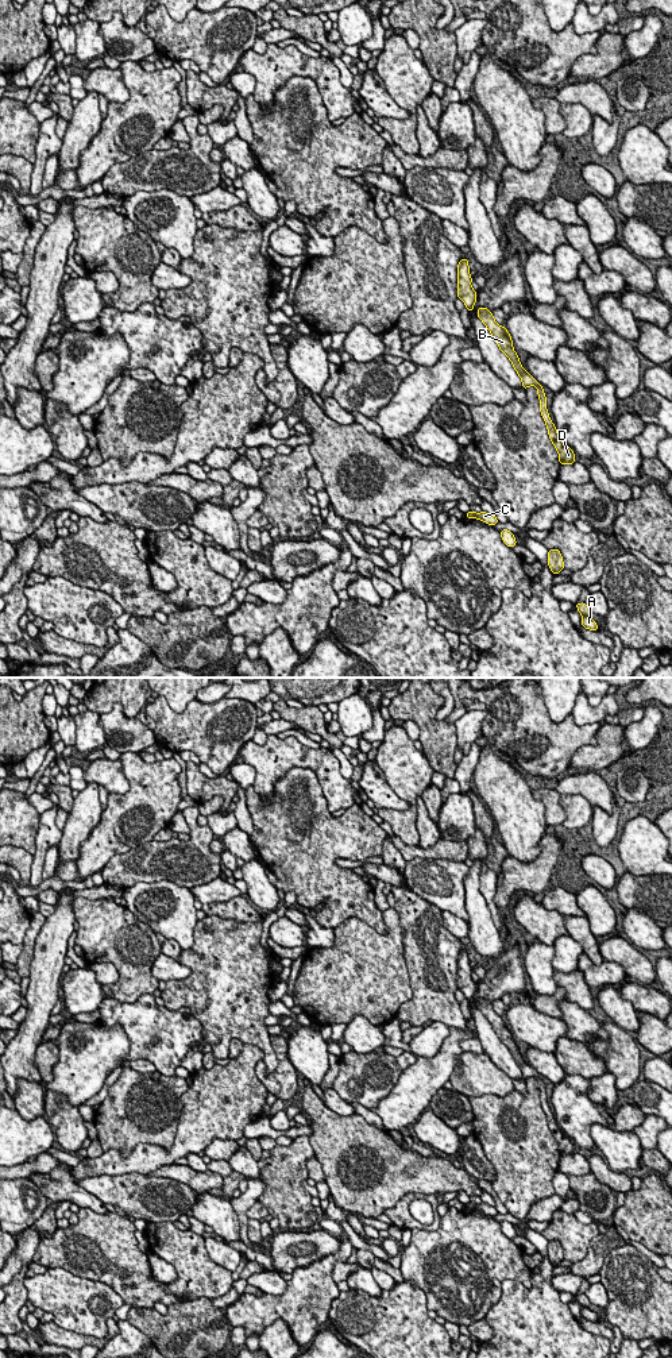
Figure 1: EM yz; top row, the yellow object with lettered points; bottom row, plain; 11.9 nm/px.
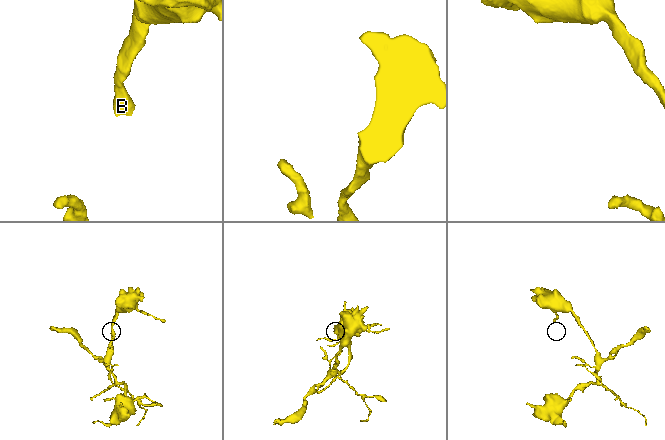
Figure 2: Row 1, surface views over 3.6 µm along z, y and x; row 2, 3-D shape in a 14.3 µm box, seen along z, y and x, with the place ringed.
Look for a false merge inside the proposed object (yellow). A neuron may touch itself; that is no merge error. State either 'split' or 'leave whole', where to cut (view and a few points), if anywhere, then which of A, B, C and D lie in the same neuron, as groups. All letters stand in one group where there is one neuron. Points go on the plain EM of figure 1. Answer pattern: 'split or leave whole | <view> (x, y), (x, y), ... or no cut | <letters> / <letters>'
split | yz (582, 1306), (590, 1308) | A B D / C

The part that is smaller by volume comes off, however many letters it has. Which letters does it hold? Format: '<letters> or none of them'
C

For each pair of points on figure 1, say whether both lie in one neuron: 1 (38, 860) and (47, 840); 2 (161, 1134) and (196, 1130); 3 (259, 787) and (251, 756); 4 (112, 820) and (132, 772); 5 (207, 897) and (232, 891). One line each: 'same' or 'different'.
1: same
2: different
3: same
4: same
5: same

